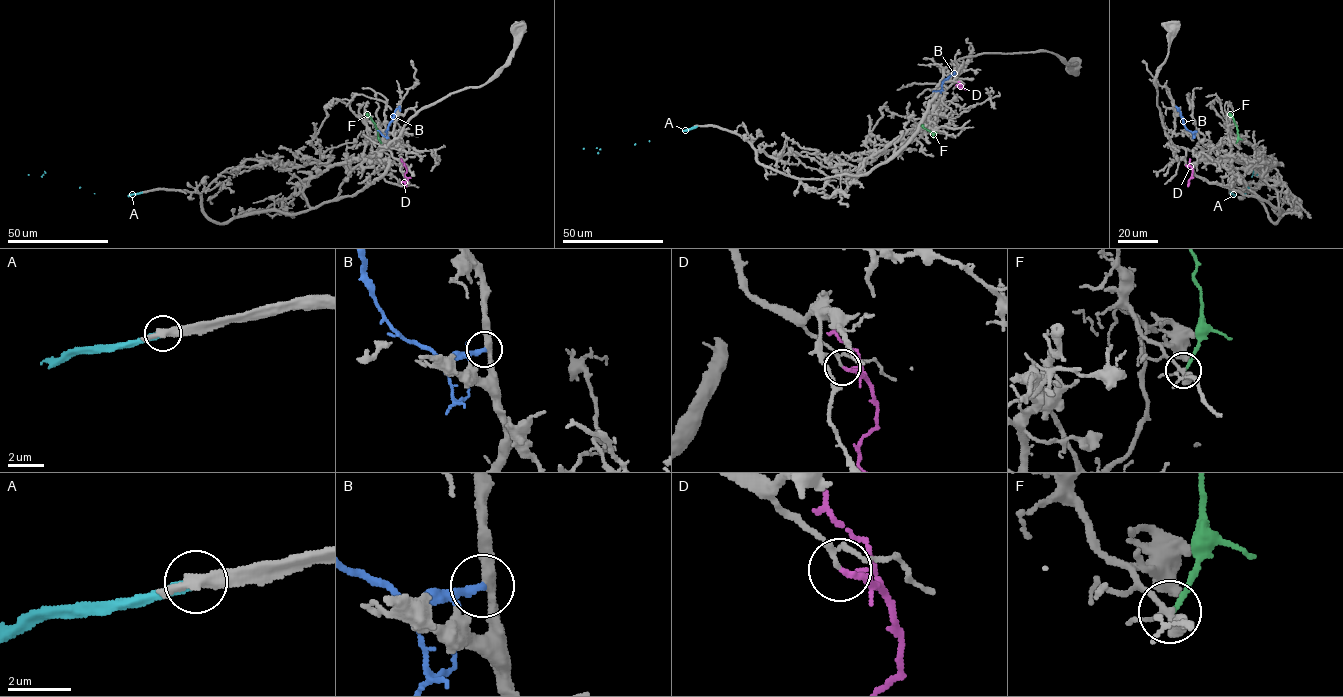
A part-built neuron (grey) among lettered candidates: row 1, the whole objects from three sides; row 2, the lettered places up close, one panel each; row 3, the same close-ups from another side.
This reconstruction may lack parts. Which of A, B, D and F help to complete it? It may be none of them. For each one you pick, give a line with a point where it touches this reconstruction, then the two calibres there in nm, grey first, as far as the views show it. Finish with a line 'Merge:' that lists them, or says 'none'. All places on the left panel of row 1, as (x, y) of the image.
D: Touches grey at (403, 165). Thickness 150 nm (grey) against 180 nm
Merge: D

